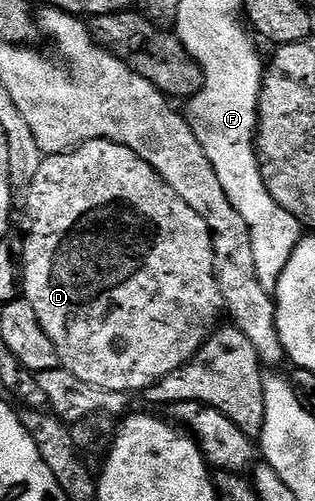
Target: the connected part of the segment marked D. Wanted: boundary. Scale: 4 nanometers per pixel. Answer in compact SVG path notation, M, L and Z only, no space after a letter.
M89 140L79 144L77 148L70 149L69 152L61 152L55 156L47 155L36 178L32 178L32 186L30 191L25 193L24 200L26 212L30 215L30 233L26 236L26 245L23 243L20 248L20 288L24 293L24 299L30 303L32 310L36 310L36 318L40 318L44 334L52 338L52 346L56 346L61 367L76 374L80 382L88 382L88 386L123 394L142 394L155 382L194 359L202 344L217 327L225 304L218 276L214 273L214 251L210 231L206 229L196 210L192 210L192 206L188 206L184 198L175 194L172 186L164 183L137 154L128 150L128 146L120 146L111 140Z

